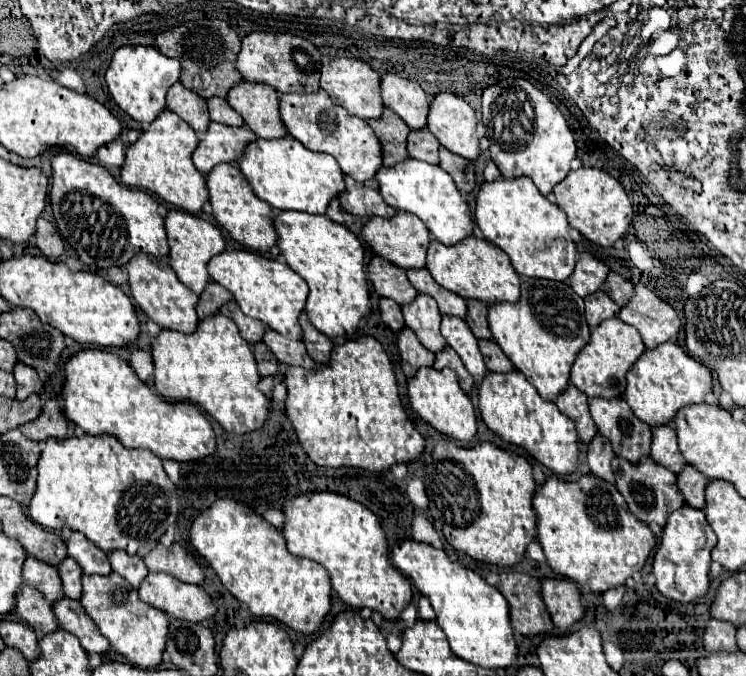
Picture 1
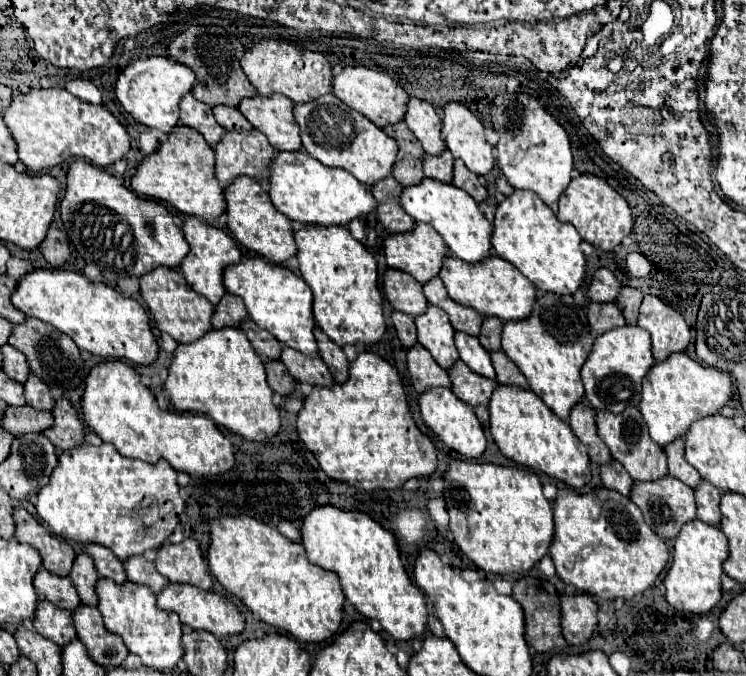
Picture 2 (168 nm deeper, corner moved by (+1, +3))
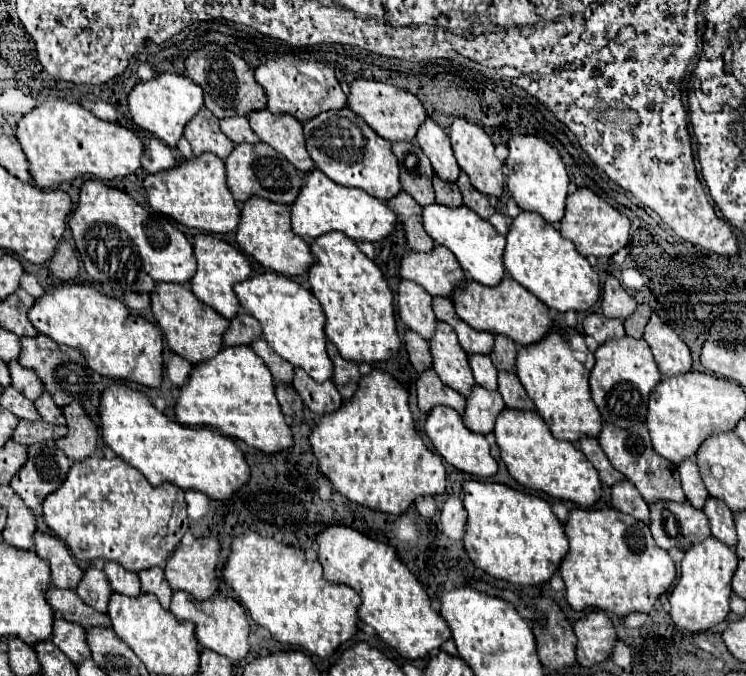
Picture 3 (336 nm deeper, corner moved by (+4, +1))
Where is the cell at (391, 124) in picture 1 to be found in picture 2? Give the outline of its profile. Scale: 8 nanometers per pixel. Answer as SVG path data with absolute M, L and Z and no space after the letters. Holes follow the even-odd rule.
M404 122L390 124L382 130L388 136L396 138L396 142L398 142L398 156L396 156L396 162L392 168L392 176L400 184L416 184L416 180L420 180L424 176L424 172L422 172L424 150L418 144L416 136L410 132L410 128Z

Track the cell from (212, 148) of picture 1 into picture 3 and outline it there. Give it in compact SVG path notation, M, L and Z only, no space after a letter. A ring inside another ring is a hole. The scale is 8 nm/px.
M263 142L237 144L225 162L225 170L227 170L229 190L237 202L247 202L253 196L259 196L277 204L291 206L303 188L301 172L283 154L279 154L269 144L263 144Z

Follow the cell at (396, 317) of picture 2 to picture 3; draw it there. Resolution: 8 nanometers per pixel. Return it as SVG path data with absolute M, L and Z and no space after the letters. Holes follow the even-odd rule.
M407 330L405 334L405 348L409 352L409 360L415 366L415 370L421 374L429 368L433 368L433 360L431 360L431 352L429 352L429 344L419 338L413 330Z

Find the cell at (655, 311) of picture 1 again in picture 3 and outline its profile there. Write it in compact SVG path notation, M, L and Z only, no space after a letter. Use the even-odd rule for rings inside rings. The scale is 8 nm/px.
M653 312L645 336L643 336L653 350L655 362L659 364L659 370L663 378L673 378L679 374L691 372L691 352L685 346L685 342L677 336L677 332L667 326L657 314Z

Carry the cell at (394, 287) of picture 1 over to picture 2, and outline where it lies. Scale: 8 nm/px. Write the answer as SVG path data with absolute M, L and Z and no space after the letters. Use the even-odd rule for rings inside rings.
M388 268L382 278L382 288L394 310L418 316L428 306L428 300L422 296L422 284L402 270Z

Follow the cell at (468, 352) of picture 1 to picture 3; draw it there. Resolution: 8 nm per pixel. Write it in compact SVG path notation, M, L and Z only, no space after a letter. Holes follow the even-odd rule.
M469 356L469 364L473 368L475 382L487 390L497 390L497 368L493 366L489 356Z

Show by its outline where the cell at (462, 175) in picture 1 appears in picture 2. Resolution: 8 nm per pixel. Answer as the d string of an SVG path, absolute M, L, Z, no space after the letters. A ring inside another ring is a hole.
M454 160L454 178L452 178L452 182L454 182L458 188L466 190L476 202L482 202L482 200L488 198L486 188L484 188L482 182L478 180L478 176L476 176L474 172L470 172L470 170L466 168L466 164L462 164L462 160Z

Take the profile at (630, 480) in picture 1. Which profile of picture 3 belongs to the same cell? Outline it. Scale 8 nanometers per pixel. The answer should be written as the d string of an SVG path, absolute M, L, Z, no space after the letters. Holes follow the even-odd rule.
M655 502L651 506L651 534L663 550L691 548L711 536L707 516L701 510L693 510L689 502L683 506L675 502Z

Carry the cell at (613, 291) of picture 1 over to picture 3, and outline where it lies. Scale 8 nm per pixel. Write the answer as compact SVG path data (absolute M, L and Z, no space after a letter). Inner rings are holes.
M639 304L637 312L631 318L625 320L625 332L627 332L627 336L641 338L643 330L645 330L645 324L649 322L649 318L651 318L651 308L647 304Z

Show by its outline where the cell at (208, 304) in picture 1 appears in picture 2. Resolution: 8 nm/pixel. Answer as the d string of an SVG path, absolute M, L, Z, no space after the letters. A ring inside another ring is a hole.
M224 294L220 298L220 302L214 306L214 314L212 314L212 328L222 328L222 326L238 326L240 320L244 320L246 308L242 304L242 300L234 294Z

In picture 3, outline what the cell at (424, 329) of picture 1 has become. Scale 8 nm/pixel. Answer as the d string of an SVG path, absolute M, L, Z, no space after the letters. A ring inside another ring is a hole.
M439 322L433 340L429 342L433 362L435 362L435 372L437 376L457 390L463 398L469 396L471 388L475 386L473 372L469 366L469 356L467 352L459 346L457 334L451 330L451 326Z

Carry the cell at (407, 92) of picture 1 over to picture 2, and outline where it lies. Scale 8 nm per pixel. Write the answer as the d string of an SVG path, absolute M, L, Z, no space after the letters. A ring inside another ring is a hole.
M410 96L406 104L404 122L428 154L438 154L446 148L444 140L440 138L440 116L436 114L430 102Z

